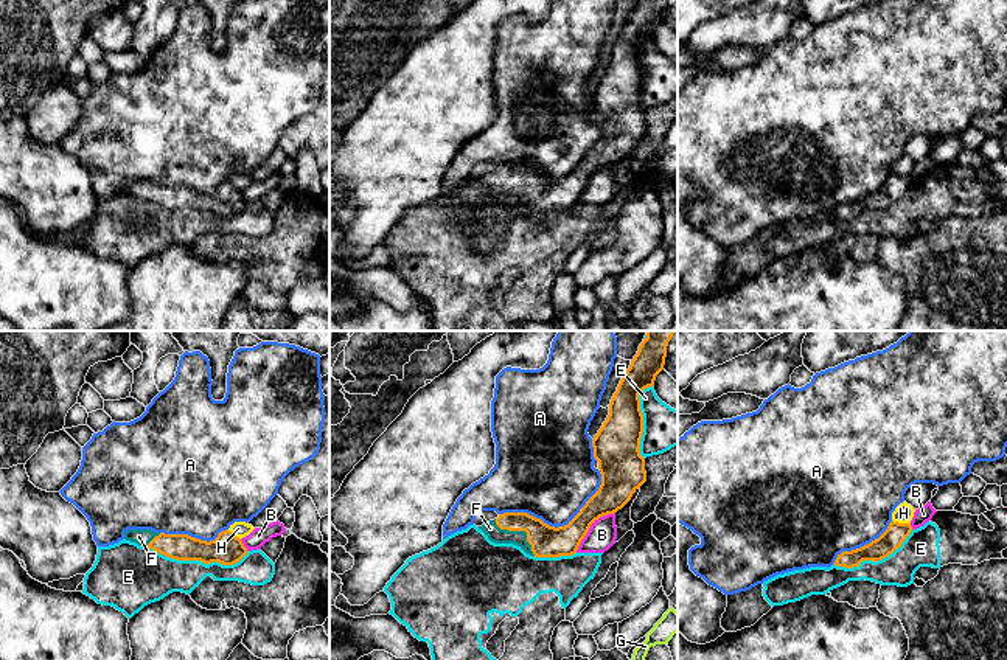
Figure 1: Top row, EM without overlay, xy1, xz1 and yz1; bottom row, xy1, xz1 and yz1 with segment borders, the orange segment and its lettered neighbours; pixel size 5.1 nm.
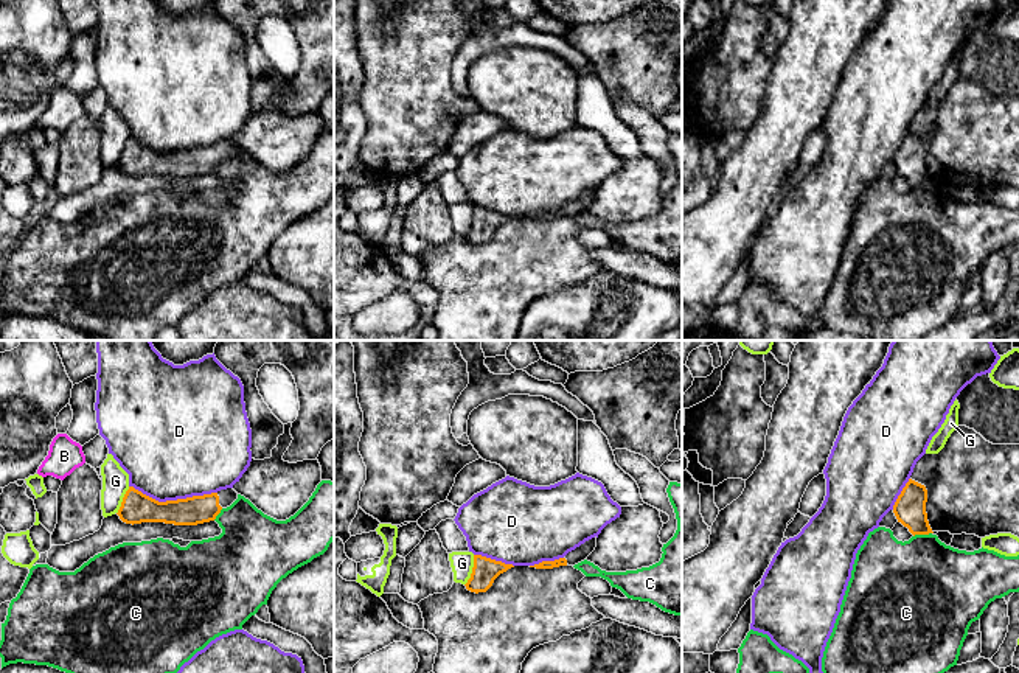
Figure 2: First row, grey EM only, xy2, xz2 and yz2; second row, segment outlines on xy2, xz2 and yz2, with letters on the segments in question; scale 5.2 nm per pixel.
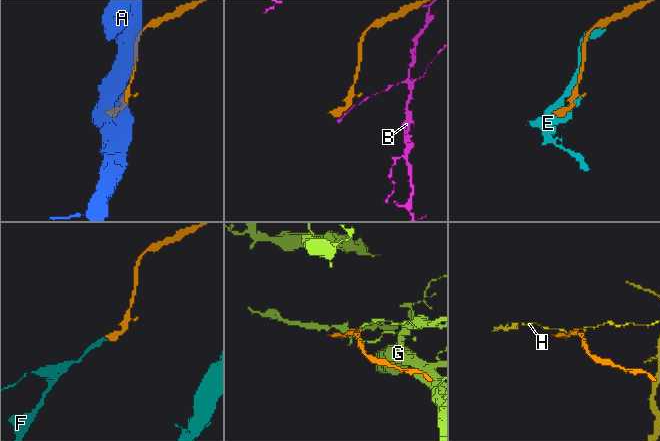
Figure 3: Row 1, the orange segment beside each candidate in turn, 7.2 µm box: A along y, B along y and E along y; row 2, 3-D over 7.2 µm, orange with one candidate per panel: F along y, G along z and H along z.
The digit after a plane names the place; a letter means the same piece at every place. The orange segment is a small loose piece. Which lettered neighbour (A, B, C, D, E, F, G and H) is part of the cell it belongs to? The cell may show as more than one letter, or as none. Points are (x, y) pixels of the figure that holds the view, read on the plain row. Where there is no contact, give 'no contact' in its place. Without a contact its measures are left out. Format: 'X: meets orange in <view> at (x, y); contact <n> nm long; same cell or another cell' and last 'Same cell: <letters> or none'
A: meets orange in xz1 at (558, 179); contact 600 nm long; another cell
B: meets orange in xz1 at (589, 179); contact 300 nm long; another cell
C: meets orange in yz2 at (921, 185); contact 100 nm long; another cell
D: meets orange in xy2 at (173, 153); contact 460 nm long; another cell
E: meets orange in xy1 at (198, 211); contact 550 nm long; another cell
F: meets orange in xz1 at (519, 182); contact 280 nm long; same cell
G: meets orange in xz2 at (472, 223); contact 170 nm long; another cell
H: meets orange in yz1 at (902, 176); contact 100 nm long; another cell
Same cell: F

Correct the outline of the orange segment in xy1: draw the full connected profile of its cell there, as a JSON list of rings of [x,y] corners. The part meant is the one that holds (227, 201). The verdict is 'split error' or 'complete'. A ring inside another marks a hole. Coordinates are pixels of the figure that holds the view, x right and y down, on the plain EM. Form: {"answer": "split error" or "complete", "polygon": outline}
{"answer": "split error", "polygon": [[[127,182],[124,191],[148,199],[166,210],[177,213],[219,214],[233,217],[239,214],[247,200],[232,183],[225,182],[214,193],[200,193],[188,186],[165,186],[151,182]]]}

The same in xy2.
{"answer": "split error", "polygon": [[[129,138],[117,166],[123,174],[132,177],[141,174],[197,177],[214,173],[221,162],[230,159],[236,151],[238,145],[227,140],[211,146],[158,154]]]}

